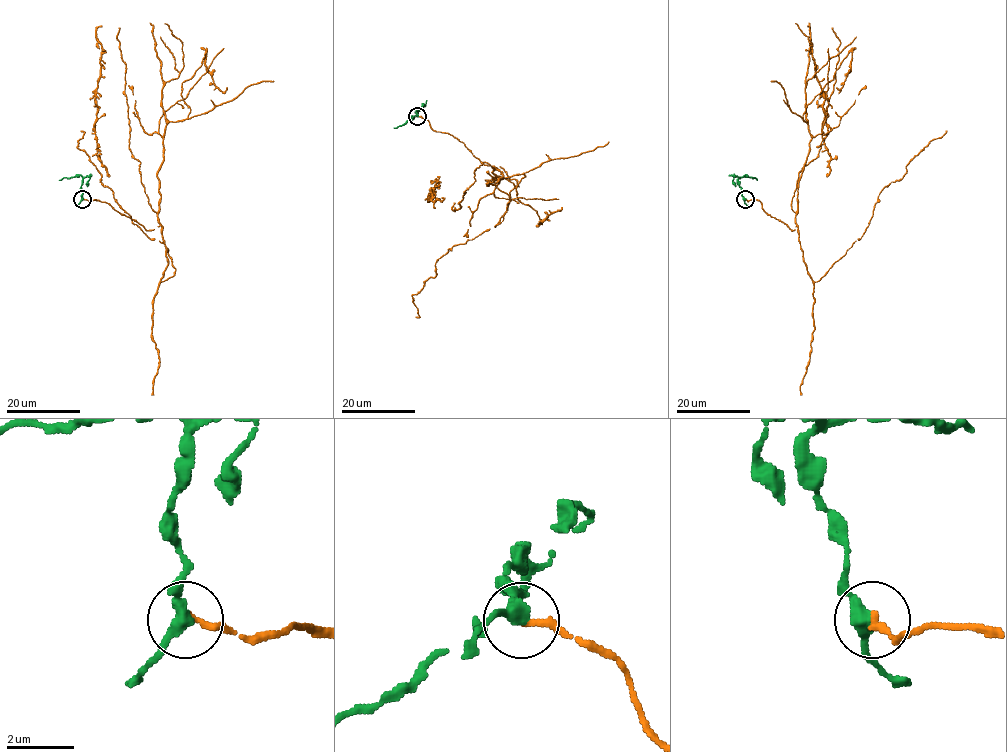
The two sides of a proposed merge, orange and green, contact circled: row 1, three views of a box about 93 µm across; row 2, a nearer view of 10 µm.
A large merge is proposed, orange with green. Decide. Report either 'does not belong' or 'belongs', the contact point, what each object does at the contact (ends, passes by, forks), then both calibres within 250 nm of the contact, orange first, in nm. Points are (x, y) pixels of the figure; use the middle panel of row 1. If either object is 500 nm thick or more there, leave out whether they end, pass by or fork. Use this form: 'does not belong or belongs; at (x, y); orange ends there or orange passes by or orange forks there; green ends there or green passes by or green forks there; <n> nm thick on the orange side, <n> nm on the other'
does not belong; at (417, 116); orange ends there; green passes by; 200 nm thick on the orange side, 360 nm on the other

